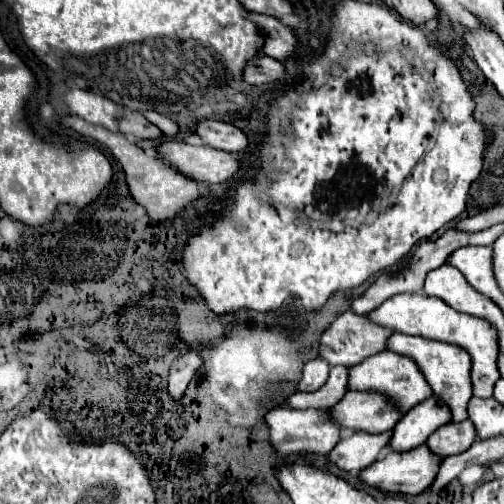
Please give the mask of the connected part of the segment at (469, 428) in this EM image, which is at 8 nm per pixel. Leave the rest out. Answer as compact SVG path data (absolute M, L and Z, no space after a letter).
M464 420L464 422L448 422L440 426L434 434L430 434L426 444L432 454L436 454L438 458L446 458L446 456L462 454L472 446L474 440L476 438L474 438L472 422Z

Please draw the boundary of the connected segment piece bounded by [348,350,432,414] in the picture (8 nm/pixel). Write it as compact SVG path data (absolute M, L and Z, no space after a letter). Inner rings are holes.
M378 352L366 362L350 368L350 378L348 378L348 390L356 392L378 392L390 400L390 404L400 412L406 414L410 408L420 404L422 400L430 398L430 386L426 386L422 374L418 374L418 366L410 362L410 358L398 358L398 354L386 354Z

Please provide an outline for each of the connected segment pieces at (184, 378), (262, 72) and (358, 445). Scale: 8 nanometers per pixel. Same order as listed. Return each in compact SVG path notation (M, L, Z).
M186 354L178 360L172 362L172 370L170 370L170 382L168 382L168 394L174 402L178 402L184 392L188 382L192 380L194 372L200 368L202 360L198 358L198 354Z
M262 56L258 58L258 62L250 62L246 72L244 72L244 80L248 84L264 84L264 82L278 82L286 76L286 68L282 62L270 58L270 56Z
M354 432L350 438L340 440L330 450L328 460L346 472L350 470L360 472L378 458L378 452L388 444L388 440L390 440L390 432L382 432L382 434Z

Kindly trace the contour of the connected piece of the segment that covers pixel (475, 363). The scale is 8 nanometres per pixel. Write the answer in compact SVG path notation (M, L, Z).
M398 294L394 298L388 298L382 302L378 308L372 312L364 314L368 322L382 326L390 332L400 332L400 334L410 334L410 336L422 336L428 340L438 340L438 342L448 342L454 346L464 348L470 358L472 358L472 388L476 398L490 398L496 380L500 378L498 366L496 366L496 352L498 352L498 340L496 340L496 330L482 318L470 316L456 312L450 308L446 302L440 298L430 298L420 294Z

